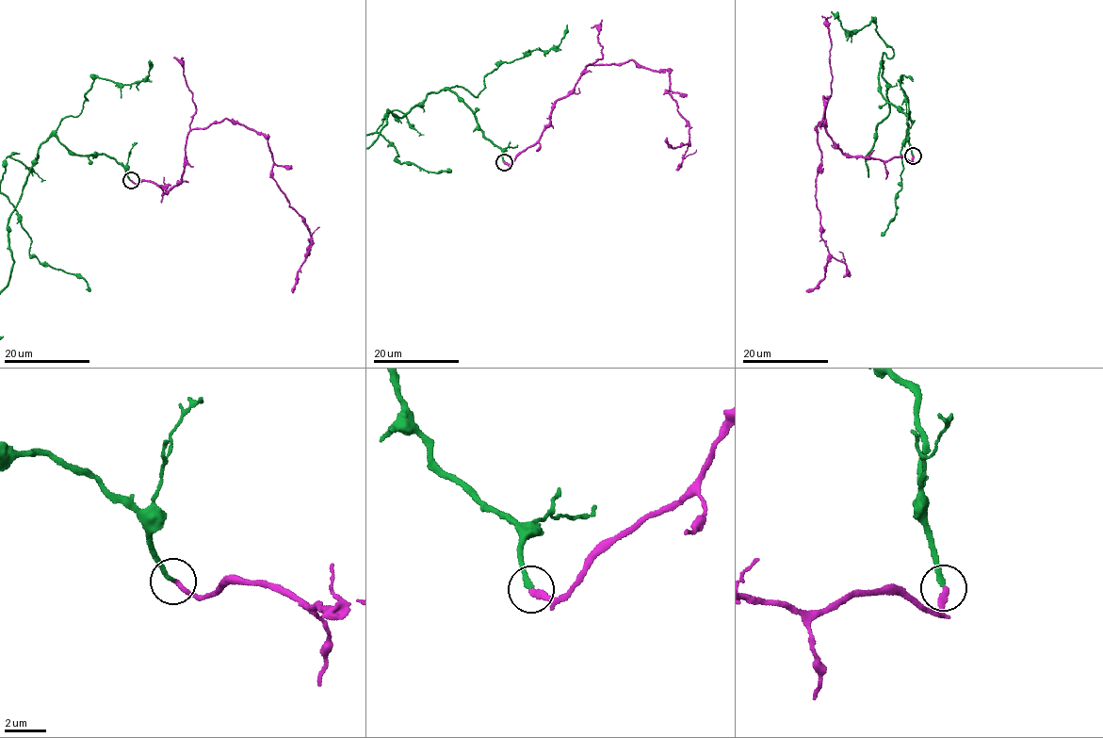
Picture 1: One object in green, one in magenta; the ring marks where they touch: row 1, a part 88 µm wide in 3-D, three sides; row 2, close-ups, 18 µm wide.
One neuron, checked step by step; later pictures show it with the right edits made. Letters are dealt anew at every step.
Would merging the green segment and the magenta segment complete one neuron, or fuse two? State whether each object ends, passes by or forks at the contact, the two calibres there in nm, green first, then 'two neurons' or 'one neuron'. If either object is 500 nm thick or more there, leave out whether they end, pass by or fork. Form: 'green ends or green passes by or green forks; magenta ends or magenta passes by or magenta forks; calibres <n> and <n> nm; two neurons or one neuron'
green ends; magenta ends; calibres 240 and 260 nm; one neuron

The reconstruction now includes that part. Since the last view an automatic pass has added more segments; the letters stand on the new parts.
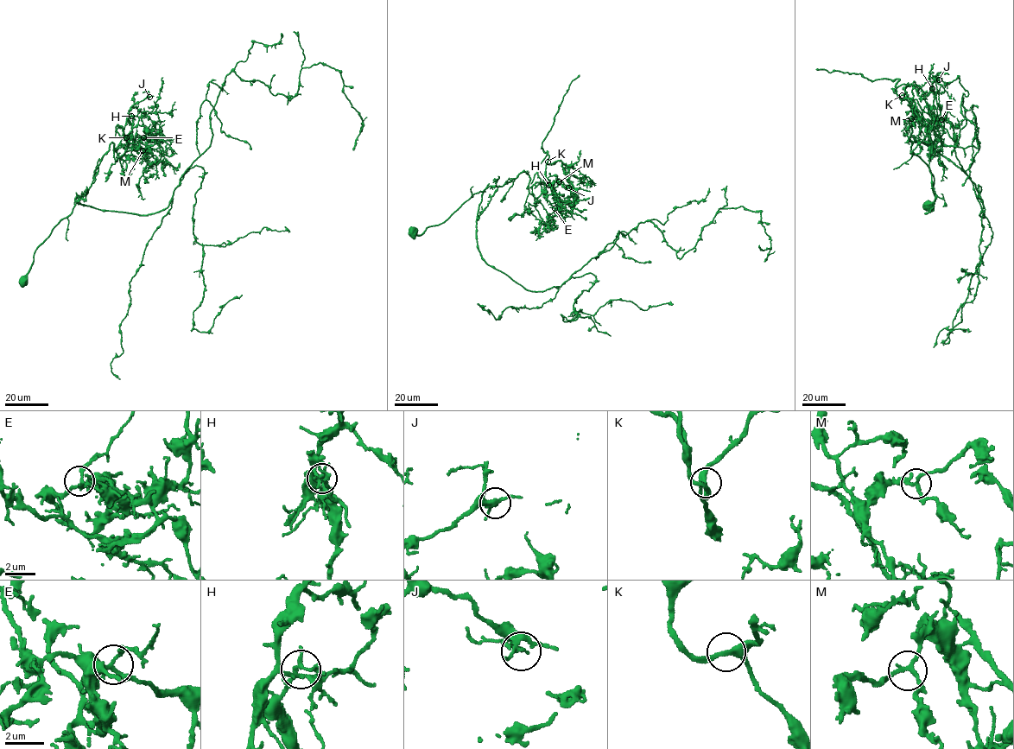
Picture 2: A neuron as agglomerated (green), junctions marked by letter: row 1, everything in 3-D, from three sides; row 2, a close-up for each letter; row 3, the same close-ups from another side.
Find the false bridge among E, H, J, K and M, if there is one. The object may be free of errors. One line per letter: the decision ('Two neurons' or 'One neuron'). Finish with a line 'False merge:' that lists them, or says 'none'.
E: One neuron
H: Two neurons
J: One neuron
K: One neuron
M: One neuron
False merge: H

